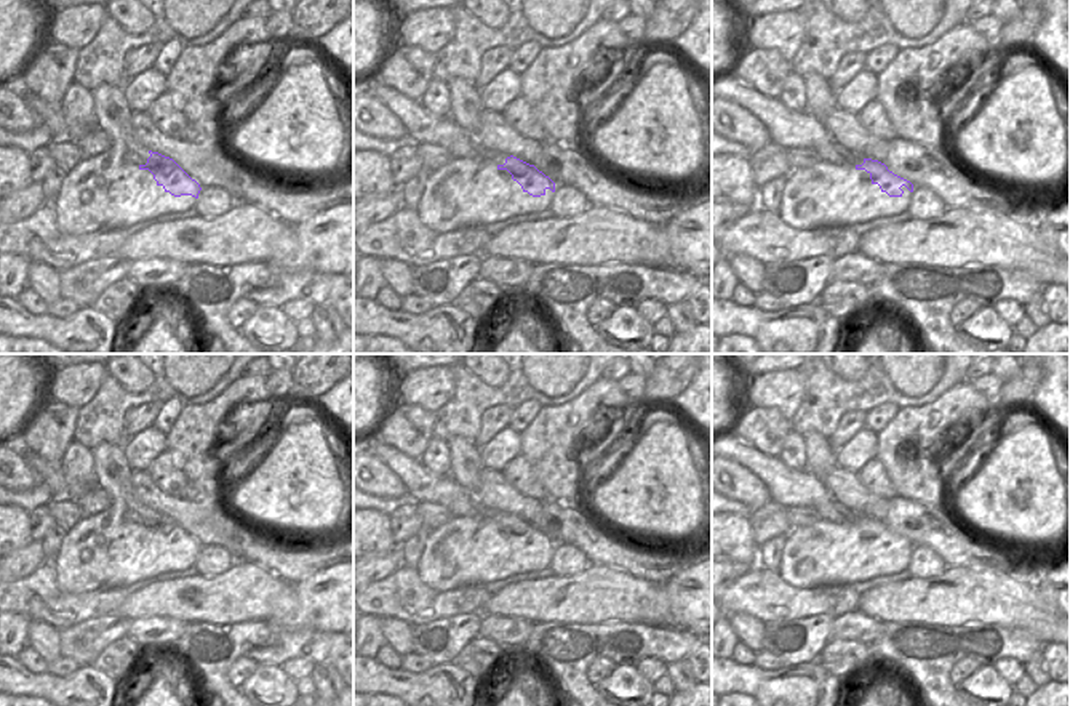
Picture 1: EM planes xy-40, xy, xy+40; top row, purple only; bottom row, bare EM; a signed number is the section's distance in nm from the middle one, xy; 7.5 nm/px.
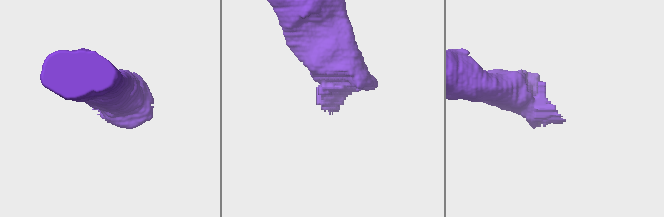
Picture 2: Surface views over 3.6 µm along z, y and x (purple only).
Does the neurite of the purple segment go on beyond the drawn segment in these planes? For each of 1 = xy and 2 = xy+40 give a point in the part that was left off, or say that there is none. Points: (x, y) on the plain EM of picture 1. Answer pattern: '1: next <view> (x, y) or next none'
1: next none
2: next none

